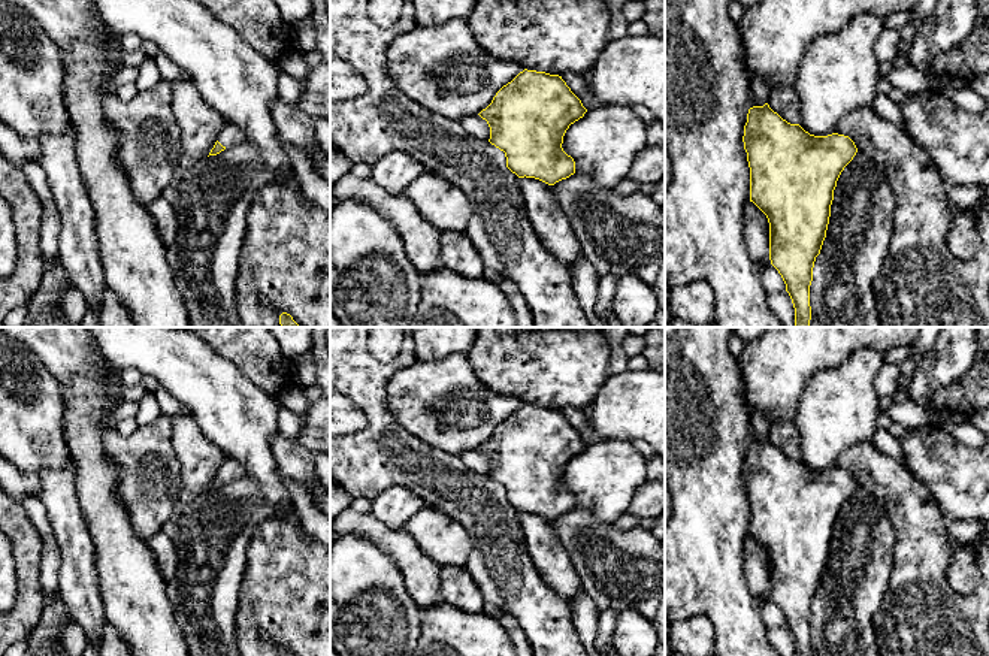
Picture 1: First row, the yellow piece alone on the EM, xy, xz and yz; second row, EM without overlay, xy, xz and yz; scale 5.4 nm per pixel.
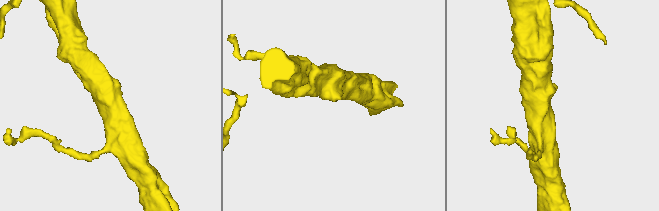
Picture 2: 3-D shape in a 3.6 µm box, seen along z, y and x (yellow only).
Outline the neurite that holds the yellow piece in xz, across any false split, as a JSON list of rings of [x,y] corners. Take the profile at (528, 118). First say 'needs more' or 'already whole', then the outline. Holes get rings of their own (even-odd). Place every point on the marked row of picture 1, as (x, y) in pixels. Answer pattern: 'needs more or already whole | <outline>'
already whole | [[[527,70],[503,85],[478,115],[490,127],[489,142],[505,152],[506,167],[518,178],[535,178],[548,185],[575,173],[575,161],[563,148],[563,136],[587,109],[559,75]]]

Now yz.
already whole | [[[768,103],[748,109],[742,142],[750,167],[750,202],[768,218],[769,260],[781,275],[792,299],[793,327],[810,327],[814,262],[826,238],[837,181],[858,148],[844,134],[810,134],[799,124],[783,120]]]

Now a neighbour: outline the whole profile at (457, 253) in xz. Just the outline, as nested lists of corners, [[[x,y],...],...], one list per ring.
[[[441,232],[439,242],[441,266],[465,278],[483,276],[486,266],[466,232]]]

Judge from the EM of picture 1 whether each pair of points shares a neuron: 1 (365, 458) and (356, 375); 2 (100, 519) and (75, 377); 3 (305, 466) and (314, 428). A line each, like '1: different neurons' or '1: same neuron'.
1: same neuron
2: same neuron
3: different neurons

